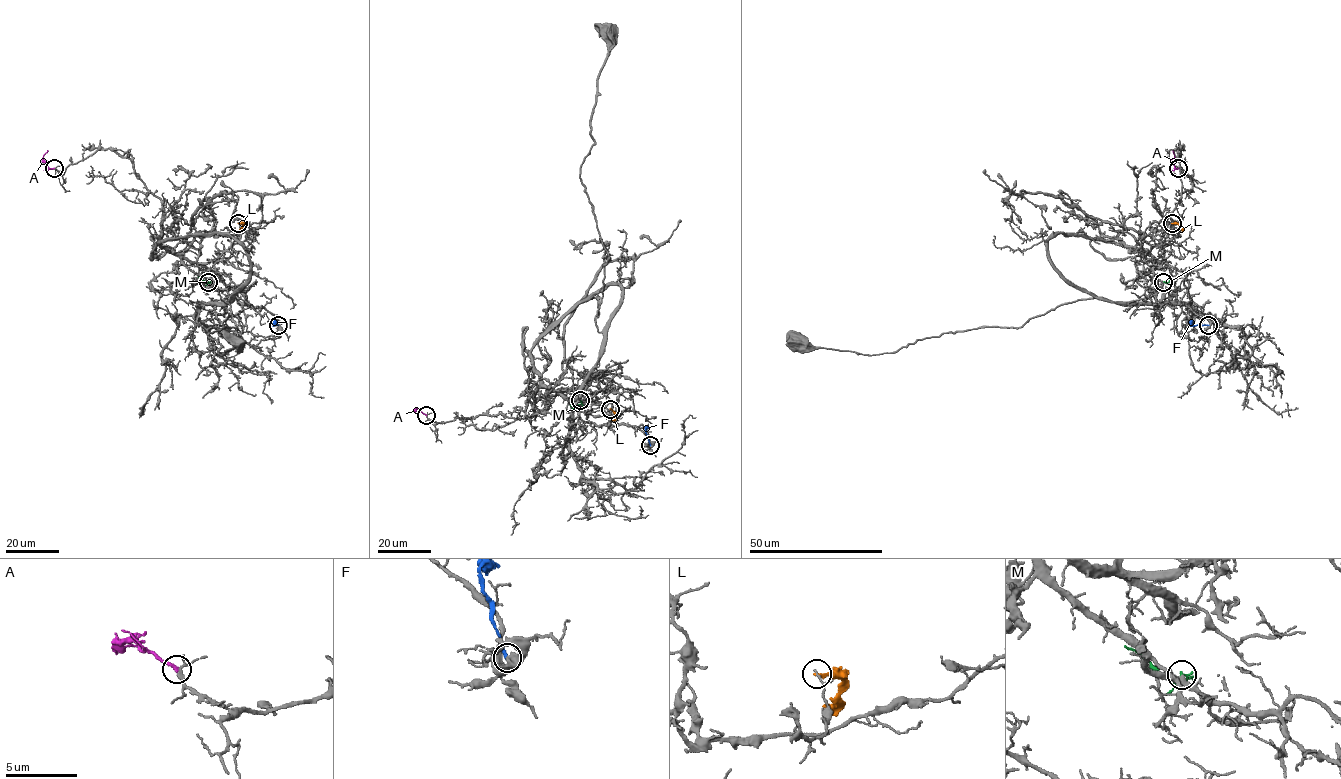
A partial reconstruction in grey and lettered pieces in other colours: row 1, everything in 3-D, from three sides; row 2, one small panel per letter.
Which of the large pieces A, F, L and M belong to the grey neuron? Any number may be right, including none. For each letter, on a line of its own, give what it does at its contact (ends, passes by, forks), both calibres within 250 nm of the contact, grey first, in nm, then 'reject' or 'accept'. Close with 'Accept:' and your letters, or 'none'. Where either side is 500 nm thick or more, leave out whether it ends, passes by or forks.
A: it ends; calibres 200 and 240 nm; accept
F: calibres 550 and 240 nm; reject
L: it ends; calibres 100 and 200 nm; reject
M: it ends; calibres 280 and 170 nm; accept
Accept: A, M

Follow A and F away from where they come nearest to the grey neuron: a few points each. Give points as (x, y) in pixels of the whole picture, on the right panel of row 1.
A: (1178, 168), (1174, 167), (1172, 150)
F: (1208, 325), (1191, 326), (1192, 320)

